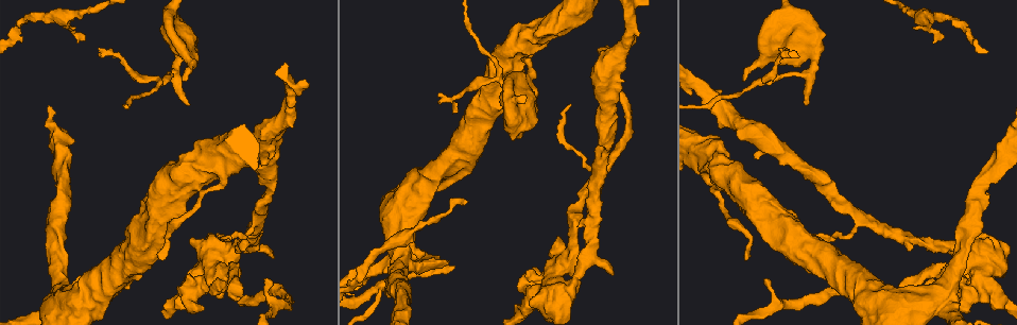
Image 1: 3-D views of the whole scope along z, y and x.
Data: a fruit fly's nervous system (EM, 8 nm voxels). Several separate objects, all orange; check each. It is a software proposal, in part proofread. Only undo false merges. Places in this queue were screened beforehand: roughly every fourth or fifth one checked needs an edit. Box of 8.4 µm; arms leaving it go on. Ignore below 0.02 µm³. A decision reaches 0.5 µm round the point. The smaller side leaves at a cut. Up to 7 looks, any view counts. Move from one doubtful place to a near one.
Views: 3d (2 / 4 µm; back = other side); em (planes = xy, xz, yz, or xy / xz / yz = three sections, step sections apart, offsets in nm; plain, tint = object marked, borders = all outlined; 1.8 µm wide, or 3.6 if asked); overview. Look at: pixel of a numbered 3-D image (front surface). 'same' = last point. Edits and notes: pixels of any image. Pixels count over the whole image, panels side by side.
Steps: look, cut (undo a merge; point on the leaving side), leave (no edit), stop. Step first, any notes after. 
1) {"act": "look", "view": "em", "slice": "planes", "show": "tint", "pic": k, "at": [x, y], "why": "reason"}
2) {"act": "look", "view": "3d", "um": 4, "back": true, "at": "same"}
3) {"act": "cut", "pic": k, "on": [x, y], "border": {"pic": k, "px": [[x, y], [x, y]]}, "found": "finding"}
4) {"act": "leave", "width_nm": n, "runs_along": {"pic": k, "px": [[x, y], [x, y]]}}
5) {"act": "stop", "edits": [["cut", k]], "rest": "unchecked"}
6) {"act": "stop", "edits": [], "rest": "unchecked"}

{"act": "look", "view": "em", "slice": "xz", "step": 16, "show": "plain", "pic": 1, "at": [416, 227], "why": "calibre changes"}

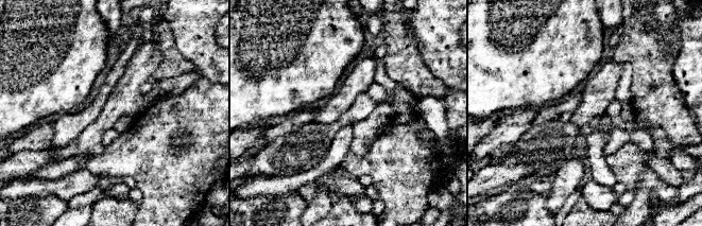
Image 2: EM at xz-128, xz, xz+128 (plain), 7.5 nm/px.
{"act": "look", "view": "em", "slice": "xz", "step": 16, "show": "tint", "at": "same"}

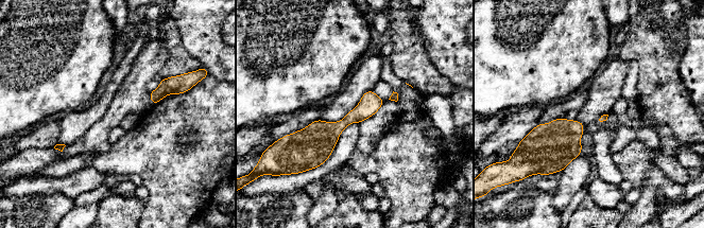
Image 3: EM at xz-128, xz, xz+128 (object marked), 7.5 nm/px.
{"act": "leave", "width_nm": 60, "found": "all the same cell"}

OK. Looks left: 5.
{"act": "look", "view": "3d", "um": 4, "pic": 1, "at": [525, 273], "why": "calibre changes"}

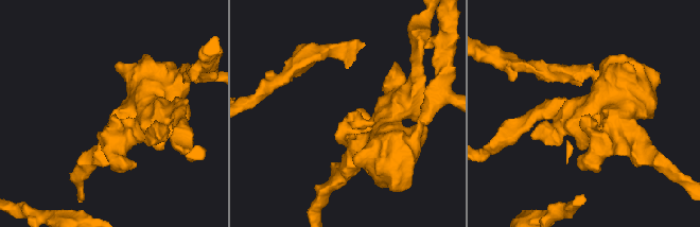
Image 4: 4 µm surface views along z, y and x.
{"act": "look", "view": "em", "slice": "planes", "show": "borders", "pic": 4, "at": [588, 129], "arm_widths_nm": [260, 500], "why": "need the tissue"}

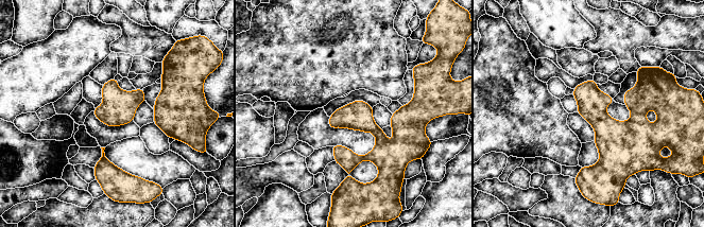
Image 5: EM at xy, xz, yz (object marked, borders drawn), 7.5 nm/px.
{"act": "leave", "runs_along": {"pic": 5, "px": [[417, 108], [382, 155], [337, 158]]}, "found": "continuous, no second cell"}

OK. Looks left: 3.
{"act": "look", "view": "em", "slice": "planes", "show": "tint", "pic": 1, "at": [943, 306], "why": "thick turns thin"}

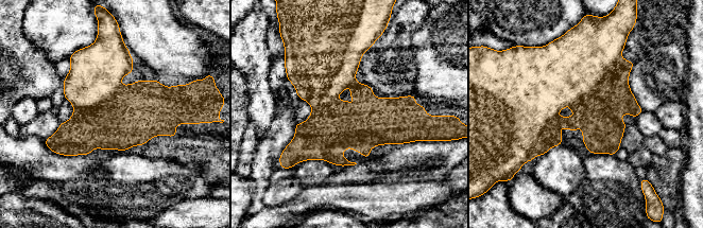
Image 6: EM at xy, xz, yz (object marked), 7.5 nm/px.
{"act": "cut", "pic": 6, "on": [126, 119], "border": {"pic": 6, "px": [[120, 86], [97, 105], [74, 110]]}, "found": "two cells meet here"}

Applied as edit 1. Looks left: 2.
{"act": "stop", "edits": [["cut", 6]], "rest": "unchecked"}

